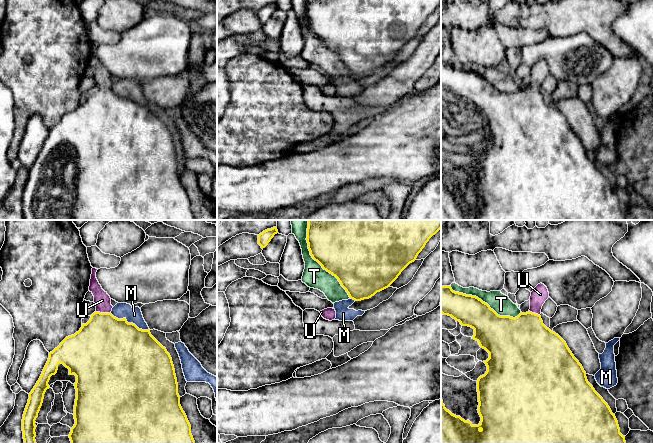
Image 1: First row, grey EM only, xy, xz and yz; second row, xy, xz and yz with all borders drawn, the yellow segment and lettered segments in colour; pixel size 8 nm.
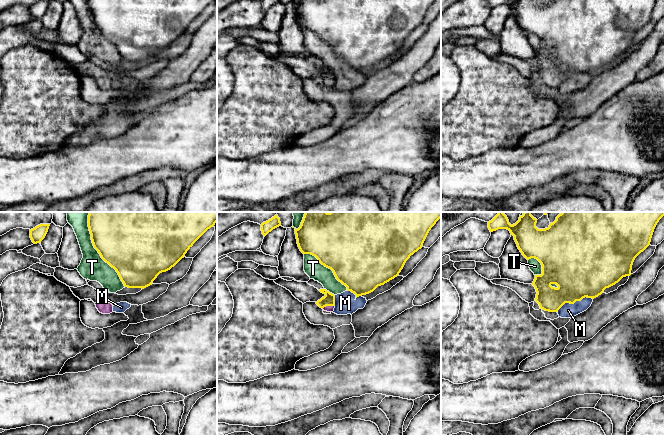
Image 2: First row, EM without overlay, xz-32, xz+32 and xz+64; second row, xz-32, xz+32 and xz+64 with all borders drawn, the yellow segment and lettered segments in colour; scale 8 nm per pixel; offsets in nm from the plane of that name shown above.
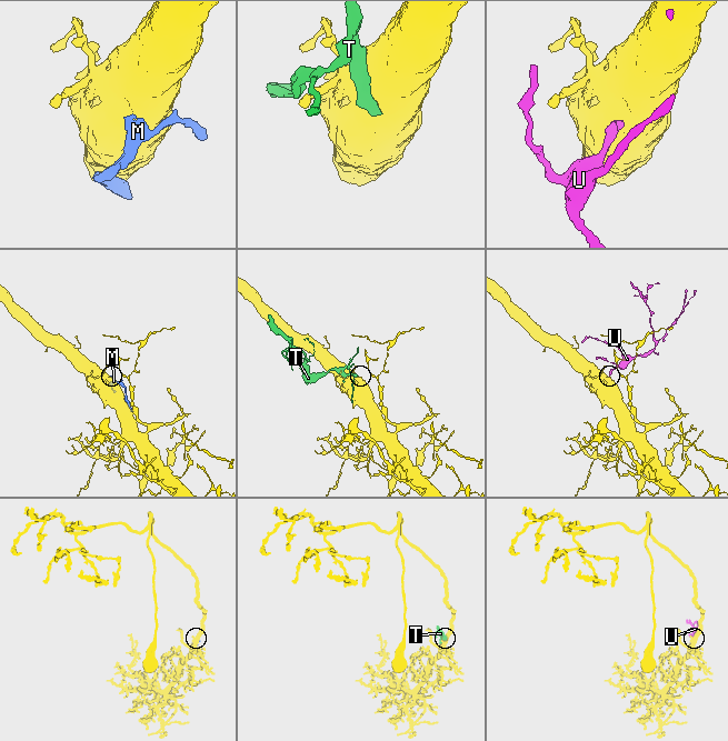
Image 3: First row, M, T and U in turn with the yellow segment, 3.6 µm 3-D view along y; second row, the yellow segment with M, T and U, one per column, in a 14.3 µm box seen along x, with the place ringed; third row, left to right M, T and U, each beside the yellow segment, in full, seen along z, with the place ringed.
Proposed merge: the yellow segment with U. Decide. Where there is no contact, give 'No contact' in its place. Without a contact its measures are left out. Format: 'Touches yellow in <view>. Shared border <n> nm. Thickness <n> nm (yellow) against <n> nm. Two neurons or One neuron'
Touches yellow in xy. Shared border 120 nm. Thickness 460 nm (yellow) against 140 nm. One neuron

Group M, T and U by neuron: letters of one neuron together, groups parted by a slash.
M T / U

